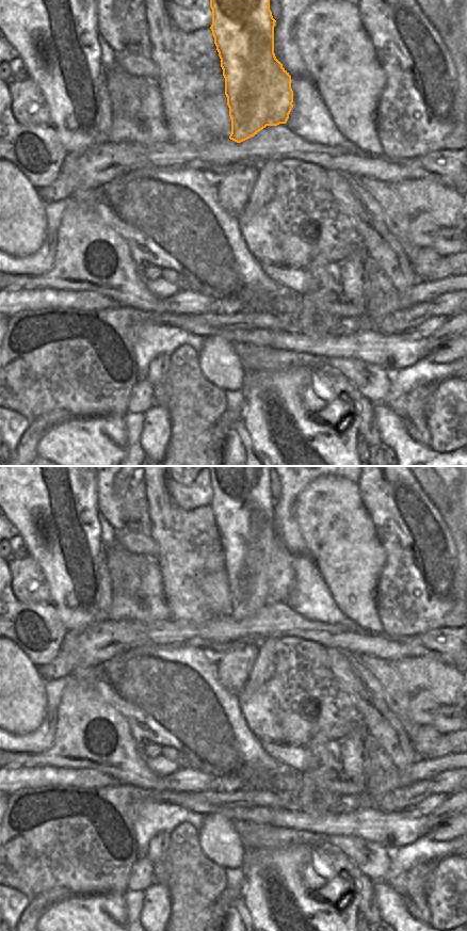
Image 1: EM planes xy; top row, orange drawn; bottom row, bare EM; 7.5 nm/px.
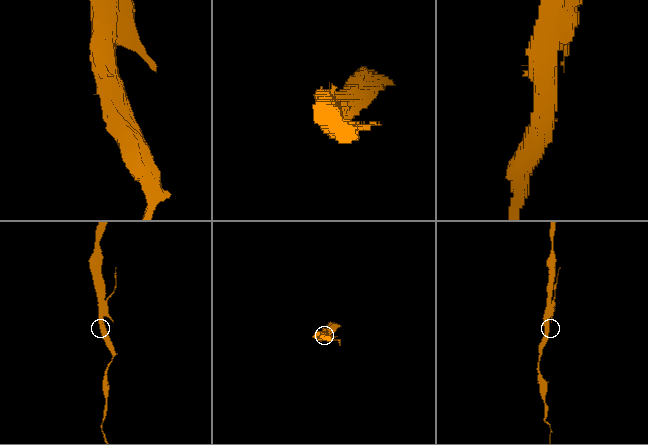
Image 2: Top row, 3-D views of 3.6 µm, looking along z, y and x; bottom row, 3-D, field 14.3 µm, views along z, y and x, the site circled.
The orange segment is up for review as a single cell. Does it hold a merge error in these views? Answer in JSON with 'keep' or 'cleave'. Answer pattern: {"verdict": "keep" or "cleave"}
{"verdict": "cleave"}

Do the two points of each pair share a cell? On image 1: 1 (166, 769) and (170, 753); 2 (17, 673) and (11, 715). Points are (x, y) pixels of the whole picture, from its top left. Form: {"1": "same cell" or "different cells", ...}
{"1": "different cells", "2": "same cell"}

